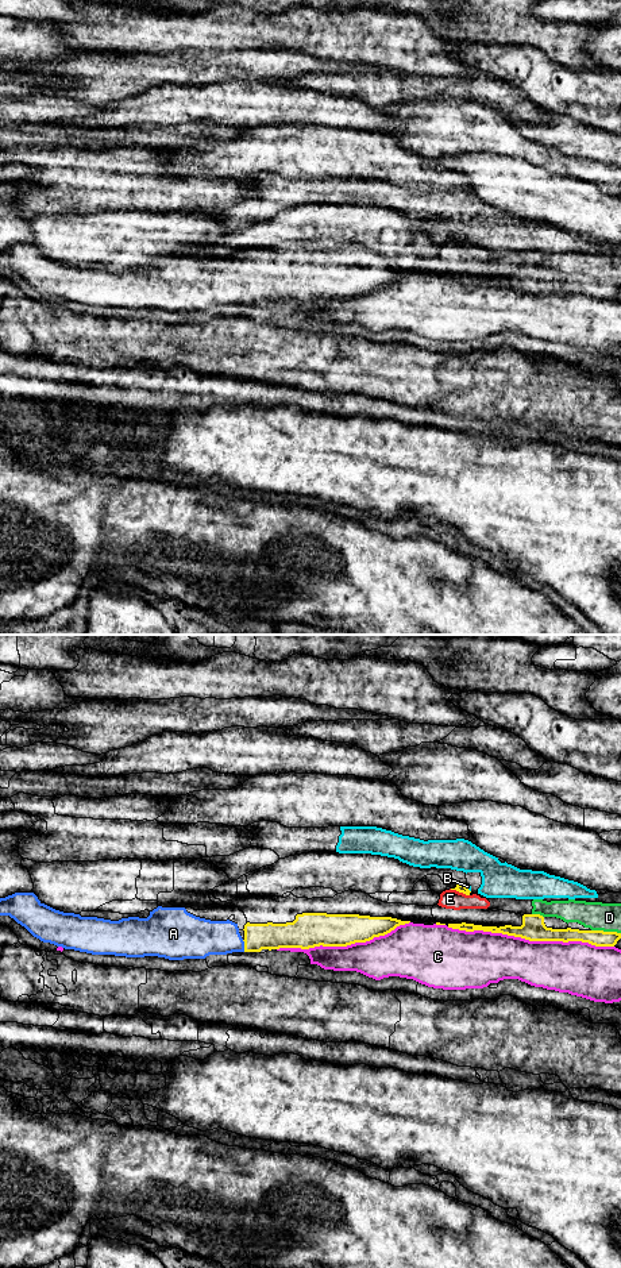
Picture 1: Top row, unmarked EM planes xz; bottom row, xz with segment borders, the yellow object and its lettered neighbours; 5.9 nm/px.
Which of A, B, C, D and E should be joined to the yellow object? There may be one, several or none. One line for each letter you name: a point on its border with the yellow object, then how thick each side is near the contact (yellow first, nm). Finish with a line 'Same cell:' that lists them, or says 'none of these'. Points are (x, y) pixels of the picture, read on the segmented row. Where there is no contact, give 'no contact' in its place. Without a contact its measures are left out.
A: contact xz (245, 945); calibres 160 and 220 nm
Same cell: A

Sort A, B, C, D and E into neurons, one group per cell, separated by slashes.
A / B / C / D E

